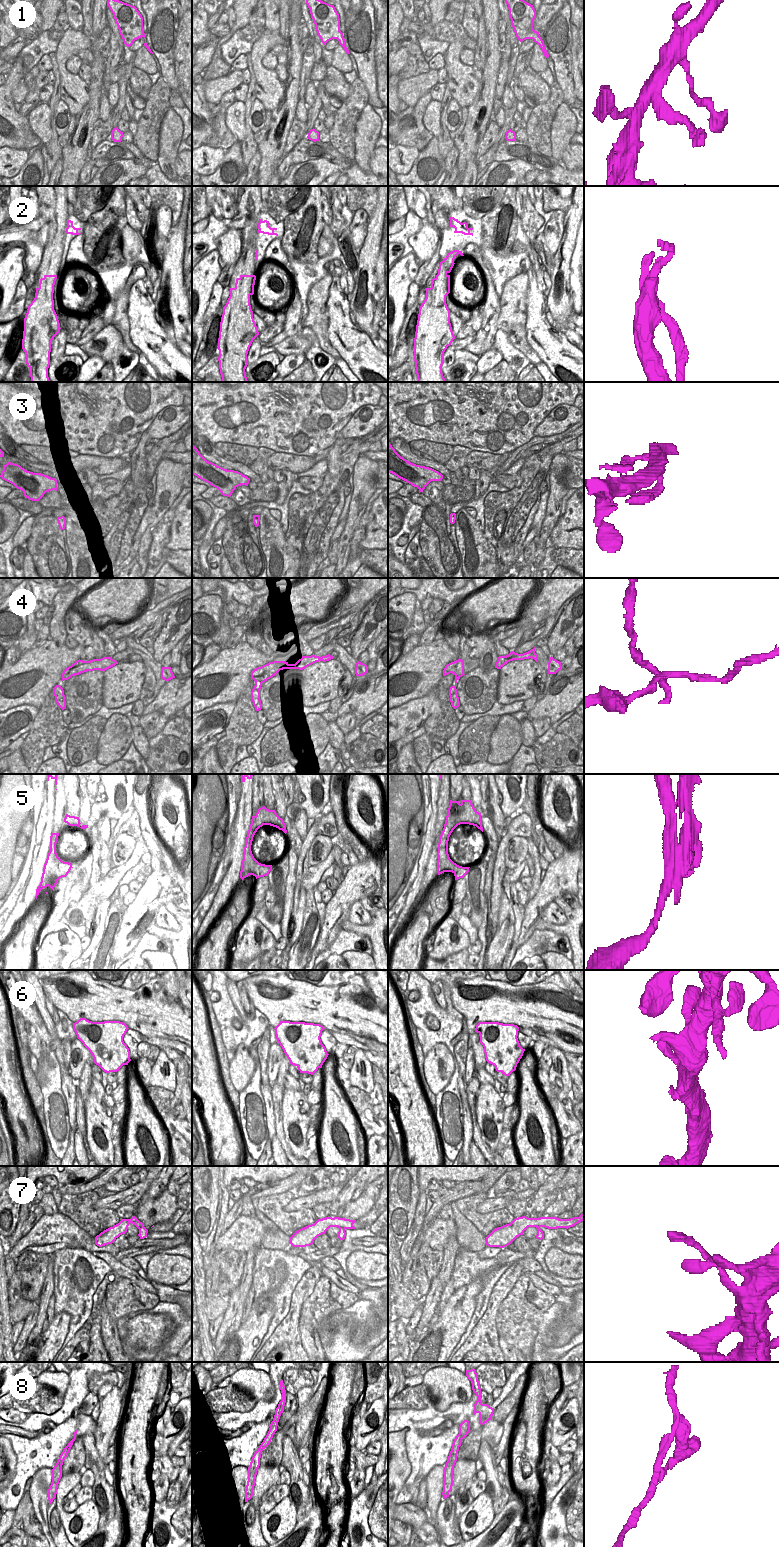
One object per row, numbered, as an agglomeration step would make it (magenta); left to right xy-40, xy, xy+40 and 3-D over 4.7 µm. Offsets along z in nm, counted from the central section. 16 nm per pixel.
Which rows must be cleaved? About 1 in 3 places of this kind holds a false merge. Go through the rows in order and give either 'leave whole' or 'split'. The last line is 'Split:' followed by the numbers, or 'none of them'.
1: leave whole
2: split
3: leave whole
4: split
5: split
6: leave whole
7: leave whole
8: split
Split: 2, 4, 5, 8

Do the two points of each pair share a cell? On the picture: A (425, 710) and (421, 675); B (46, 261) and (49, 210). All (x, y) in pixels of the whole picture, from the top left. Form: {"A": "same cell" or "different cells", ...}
{"A": "different cells", "B": "same cell"}

